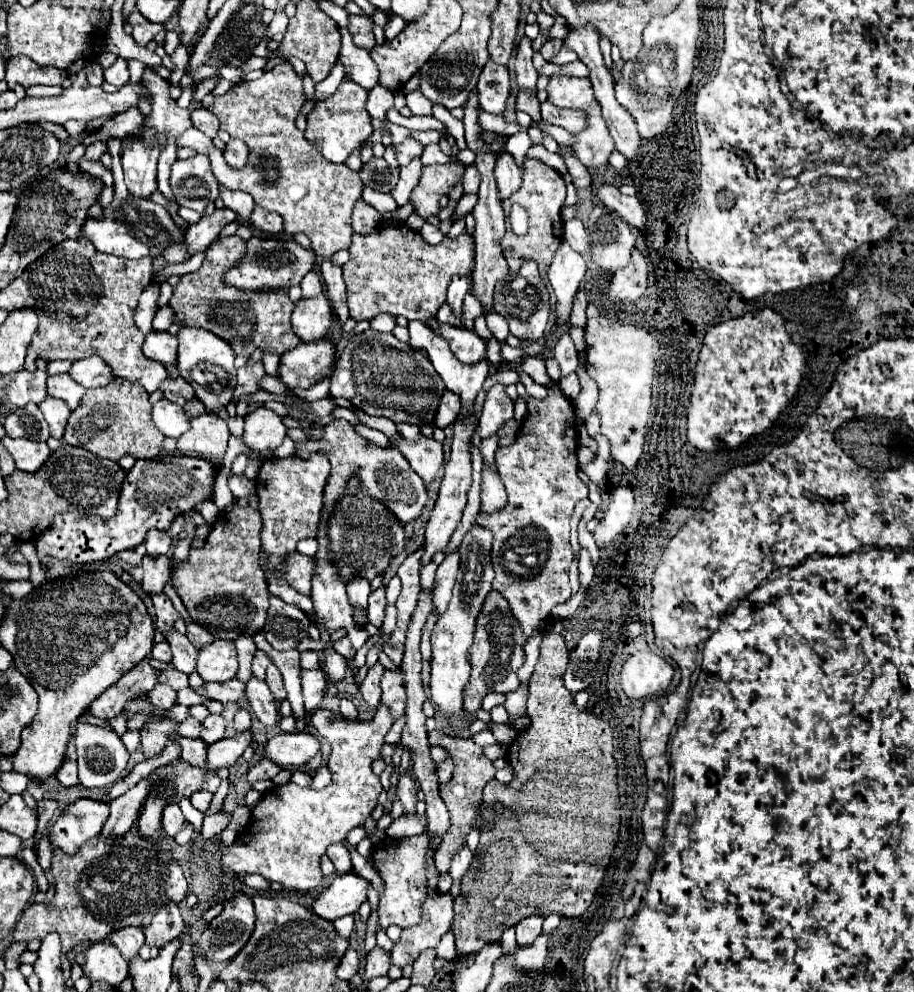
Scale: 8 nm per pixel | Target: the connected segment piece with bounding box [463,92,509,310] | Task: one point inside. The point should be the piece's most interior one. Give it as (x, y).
(490, 266)

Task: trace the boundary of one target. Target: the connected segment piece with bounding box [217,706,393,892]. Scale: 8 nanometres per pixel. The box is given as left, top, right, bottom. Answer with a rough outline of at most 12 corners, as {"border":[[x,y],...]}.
{"border":[[315,710],[331,784],[289,782],[253,808],[247,844],[219,846],[227,878],[309,892],[319,856],[377,806],[371,772],[391,712]]}

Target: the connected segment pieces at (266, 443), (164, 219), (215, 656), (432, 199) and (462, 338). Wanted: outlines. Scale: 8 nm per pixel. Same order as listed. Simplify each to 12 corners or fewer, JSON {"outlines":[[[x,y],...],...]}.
{"outlines":[[[257,408],[245,416],[243,442],[251,452],[275,450],[285,424]],[[119,176],[81,236],[131,260],[189,258],[169,212],[133,198]],[[233,642],[199,648],[197,674],[225,682],[237,674]],[[461,162],[425,166],[409,202],[429,218],[463,178]],[[425,324],[449,342],[463,364],[487,358],[485,342],[463,326],[441,324]]]}

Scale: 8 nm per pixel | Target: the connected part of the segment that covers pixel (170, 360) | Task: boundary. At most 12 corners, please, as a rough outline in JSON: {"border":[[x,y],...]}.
{"border":[[151,332],[143,354],[163,366],[177,364],[177,338]]}

